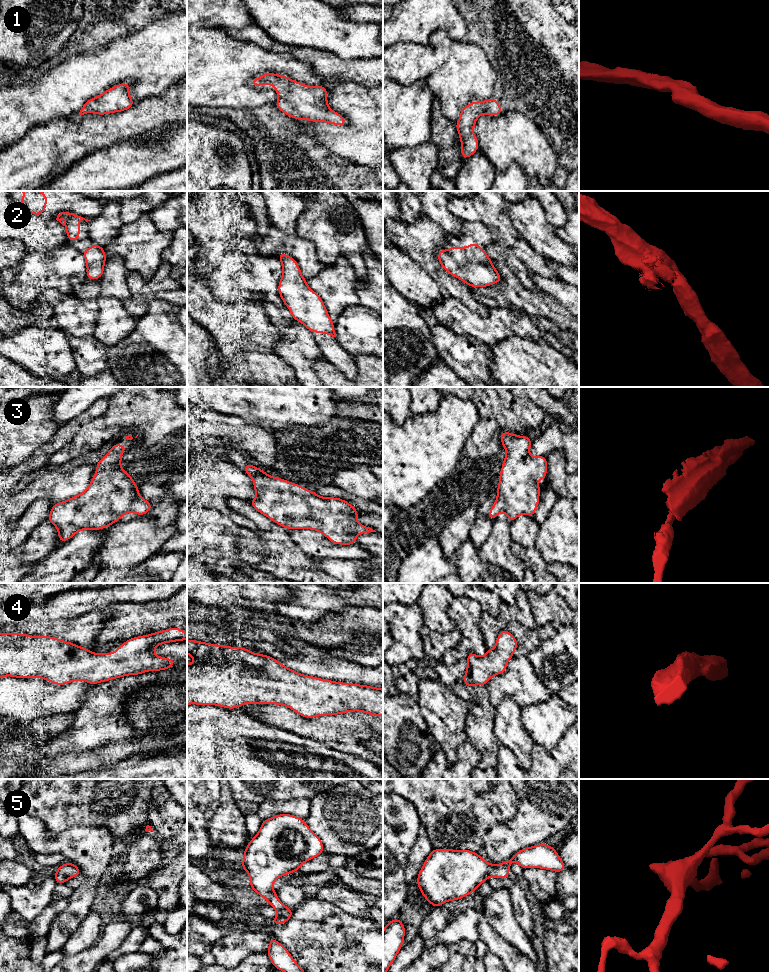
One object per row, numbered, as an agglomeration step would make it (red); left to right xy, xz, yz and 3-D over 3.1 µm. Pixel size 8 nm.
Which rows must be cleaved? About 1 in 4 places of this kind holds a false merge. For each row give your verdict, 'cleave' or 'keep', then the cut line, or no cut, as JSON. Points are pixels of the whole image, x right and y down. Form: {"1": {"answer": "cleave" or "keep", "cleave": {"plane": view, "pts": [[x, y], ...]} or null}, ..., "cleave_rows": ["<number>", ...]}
{"1": {"answer": "keep", "cleave": null}, "2": {"answer": "keep", "cleave": null}, "3": {"answer": "keep", "cleave": null}, "4": {"answer": "keep", "cleave": null}, "5": {"answer": "keep", "cleave": null}, "cleave_rows": []}

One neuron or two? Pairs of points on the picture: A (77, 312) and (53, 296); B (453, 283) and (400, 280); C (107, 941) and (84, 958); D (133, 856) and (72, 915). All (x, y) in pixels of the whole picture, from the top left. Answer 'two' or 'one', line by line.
A: one
B: two
C: one
D: two

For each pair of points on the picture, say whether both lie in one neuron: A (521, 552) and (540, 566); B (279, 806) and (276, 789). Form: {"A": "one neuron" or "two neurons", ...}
{"A": "one neuron", "B": "two neurons"}

